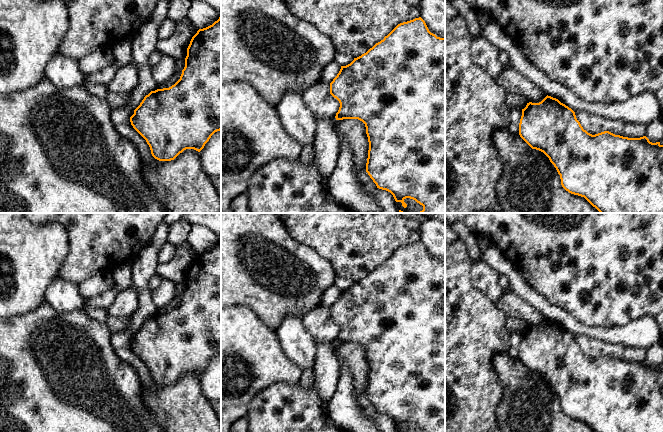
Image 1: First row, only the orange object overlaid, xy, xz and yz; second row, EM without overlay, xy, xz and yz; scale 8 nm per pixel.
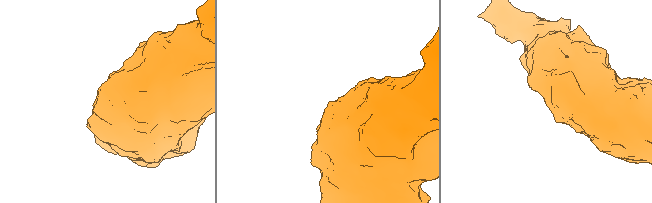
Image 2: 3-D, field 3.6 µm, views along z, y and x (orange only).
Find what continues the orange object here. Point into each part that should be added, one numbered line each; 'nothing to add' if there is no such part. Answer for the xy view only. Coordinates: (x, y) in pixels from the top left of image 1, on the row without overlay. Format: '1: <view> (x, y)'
nothing to add

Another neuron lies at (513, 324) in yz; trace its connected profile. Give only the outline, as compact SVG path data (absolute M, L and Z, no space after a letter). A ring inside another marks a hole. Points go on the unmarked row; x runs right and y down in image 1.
M507 316L505 327L509 333L517 331L522 334L526 331L528 326L520 318Z

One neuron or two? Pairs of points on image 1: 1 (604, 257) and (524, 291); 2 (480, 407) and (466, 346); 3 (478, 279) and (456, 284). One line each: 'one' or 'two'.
1: two
2: one
3: two

